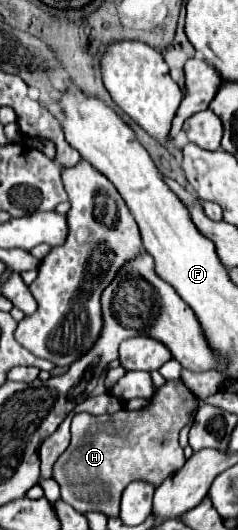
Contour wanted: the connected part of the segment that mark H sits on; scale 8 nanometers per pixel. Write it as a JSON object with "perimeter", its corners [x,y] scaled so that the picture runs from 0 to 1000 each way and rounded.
{"perimeter":[[[702,717],[660,732],[618,766],[576,777],[500,774],[483,781],[382,785],[315,781],[298,796],[298,838],[231,872],[223,906],[256,917],[256,943],[315,962],[500,970],[500,943],[525,917],[559,906],[618,906],[668,917],[702,894],[752,887],[777,872],[752,842],[752,811],[786,800],[794,777],[828,766],[828,751],[752,717]]]}

